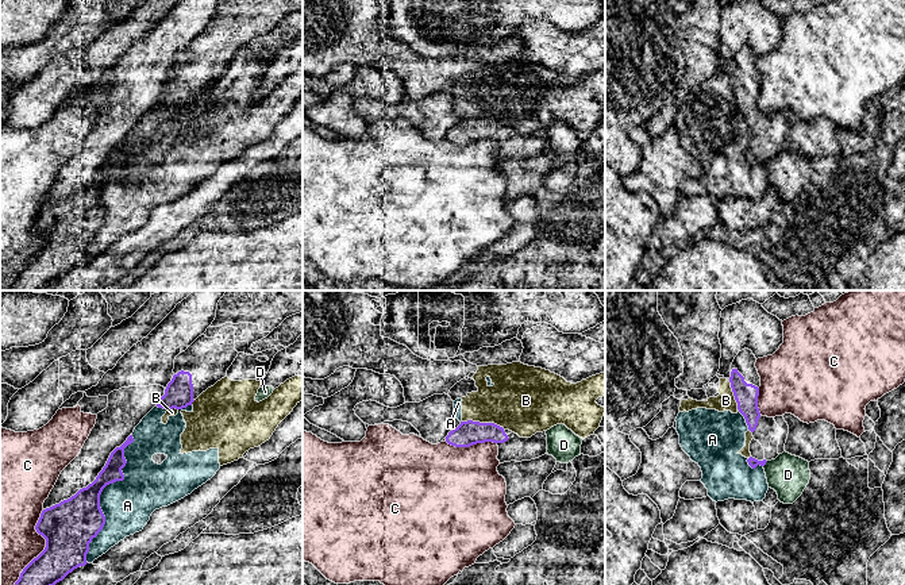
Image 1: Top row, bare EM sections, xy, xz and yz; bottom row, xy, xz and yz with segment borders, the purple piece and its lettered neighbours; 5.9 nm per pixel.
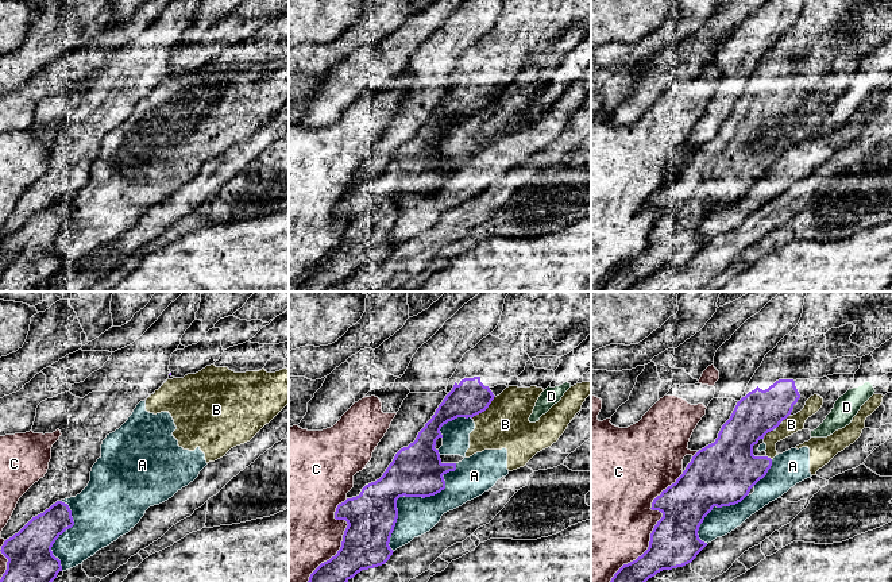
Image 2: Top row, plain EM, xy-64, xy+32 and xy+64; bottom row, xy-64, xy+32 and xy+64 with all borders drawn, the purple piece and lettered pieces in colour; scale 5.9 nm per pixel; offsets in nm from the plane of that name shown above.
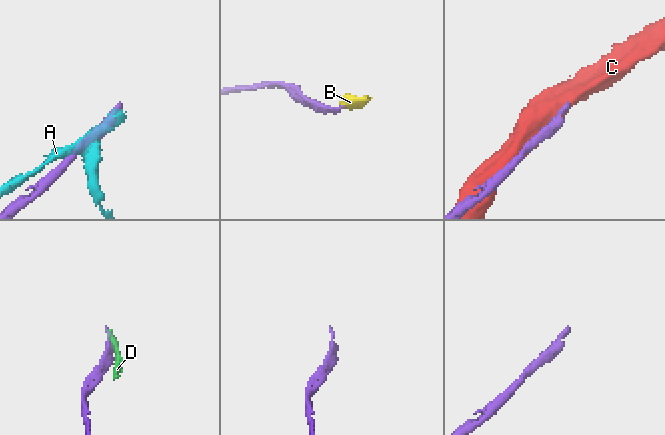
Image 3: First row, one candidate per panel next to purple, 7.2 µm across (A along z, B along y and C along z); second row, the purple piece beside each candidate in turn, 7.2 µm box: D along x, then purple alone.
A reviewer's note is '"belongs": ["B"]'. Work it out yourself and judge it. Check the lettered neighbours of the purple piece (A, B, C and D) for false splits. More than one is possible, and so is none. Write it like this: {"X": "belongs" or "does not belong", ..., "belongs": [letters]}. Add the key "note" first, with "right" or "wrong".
{"note": "wrong", "A": "does not belong", "B": "does not belong", "C": "does not belong", "D": "does not belong", "belongs": []}

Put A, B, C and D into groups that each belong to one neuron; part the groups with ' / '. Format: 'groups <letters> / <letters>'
groups A B / C / D

